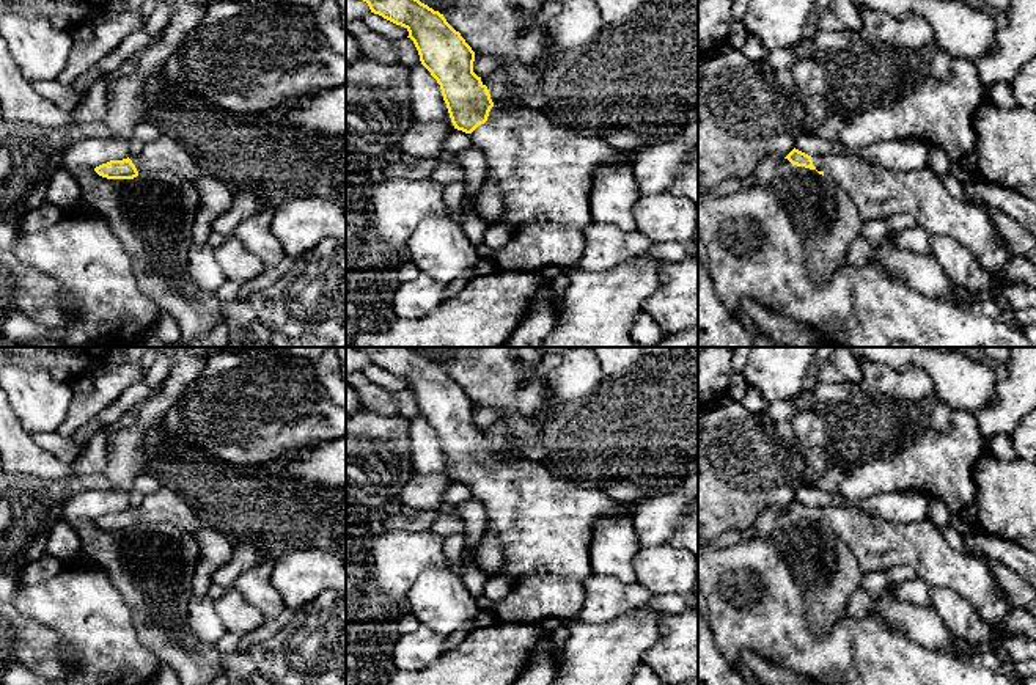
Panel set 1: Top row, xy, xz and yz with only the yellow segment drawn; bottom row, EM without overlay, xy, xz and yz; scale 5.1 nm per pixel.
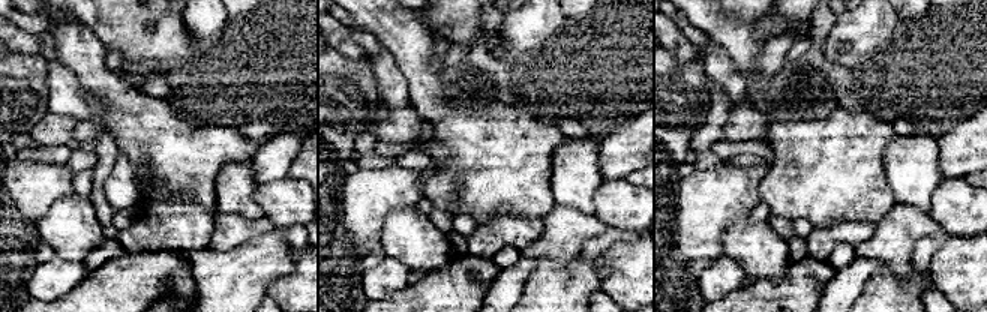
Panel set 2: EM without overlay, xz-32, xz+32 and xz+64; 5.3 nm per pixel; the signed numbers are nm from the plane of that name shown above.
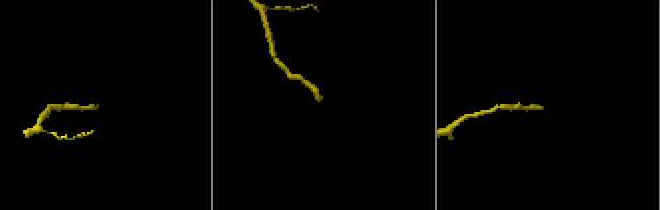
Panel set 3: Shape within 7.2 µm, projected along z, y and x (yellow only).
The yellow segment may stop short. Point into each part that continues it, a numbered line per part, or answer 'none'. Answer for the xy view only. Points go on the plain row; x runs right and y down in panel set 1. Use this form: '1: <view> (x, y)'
1: xy (164, 506)

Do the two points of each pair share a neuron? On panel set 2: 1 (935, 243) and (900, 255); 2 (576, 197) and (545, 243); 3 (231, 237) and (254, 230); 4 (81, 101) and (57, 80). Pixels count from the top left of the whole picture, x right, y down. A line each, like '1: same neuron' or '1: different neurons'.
1: different neurons
2: different neurons
3: same neuron
4: same neuron

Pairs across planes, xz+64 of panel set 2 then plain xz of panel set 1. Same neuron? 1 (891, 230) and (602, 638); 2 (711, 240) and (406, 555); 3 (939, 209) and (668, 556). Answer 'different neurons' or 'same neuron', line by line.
1: different neurons
2: same neuron
3: same neuron

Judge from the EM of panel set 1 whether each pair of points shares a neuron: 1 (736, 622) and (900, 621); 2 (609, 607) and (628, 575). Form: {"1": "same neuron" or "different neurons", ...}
{"1": "different neurons", "2": "different neurons"}

